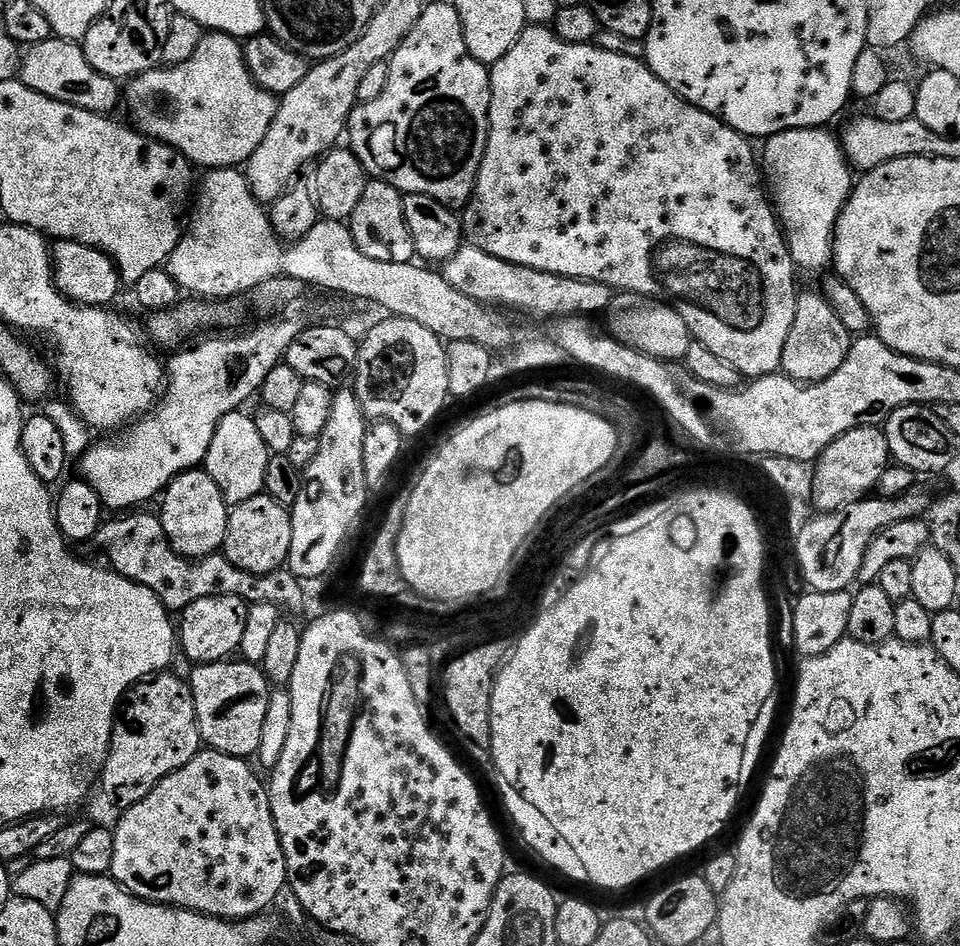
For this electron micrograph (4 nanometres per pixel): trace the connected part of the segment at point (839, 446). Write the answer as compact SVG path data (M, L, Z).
M865 426L842 434L816 457L814 467L816 469L812 468L810 472L810 500L816 503L817 513L833 512L846 504L853 504L855 500L865 499L879 485L880 476L890 467L888 443L883 431L876 426Z

